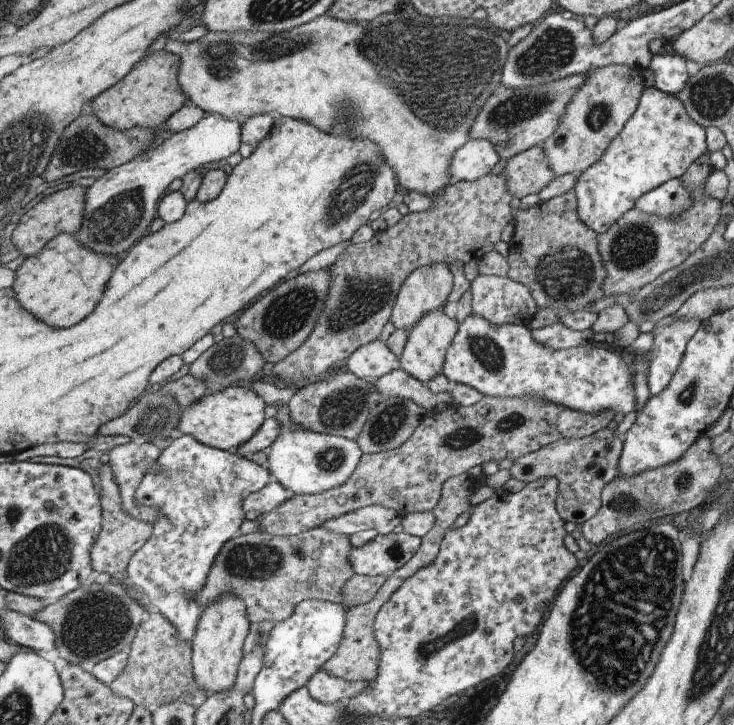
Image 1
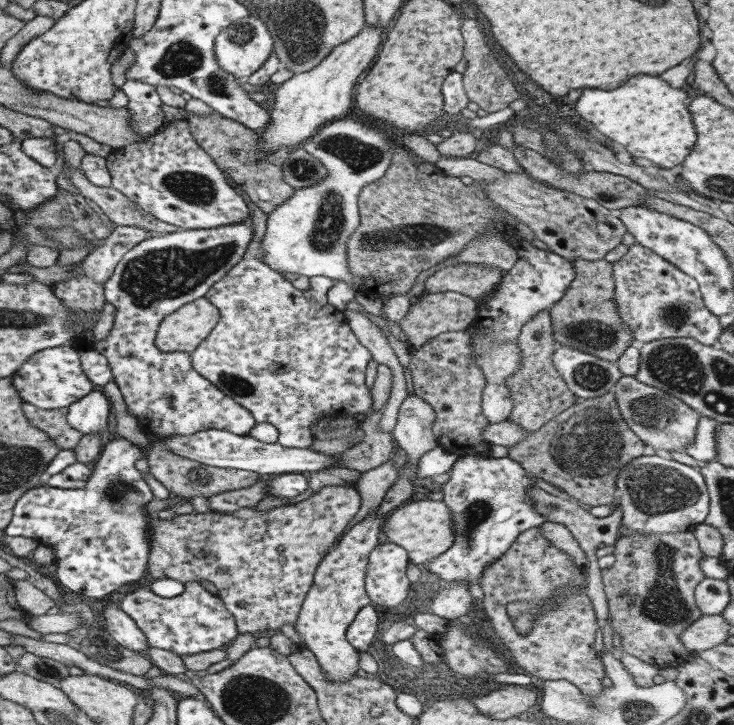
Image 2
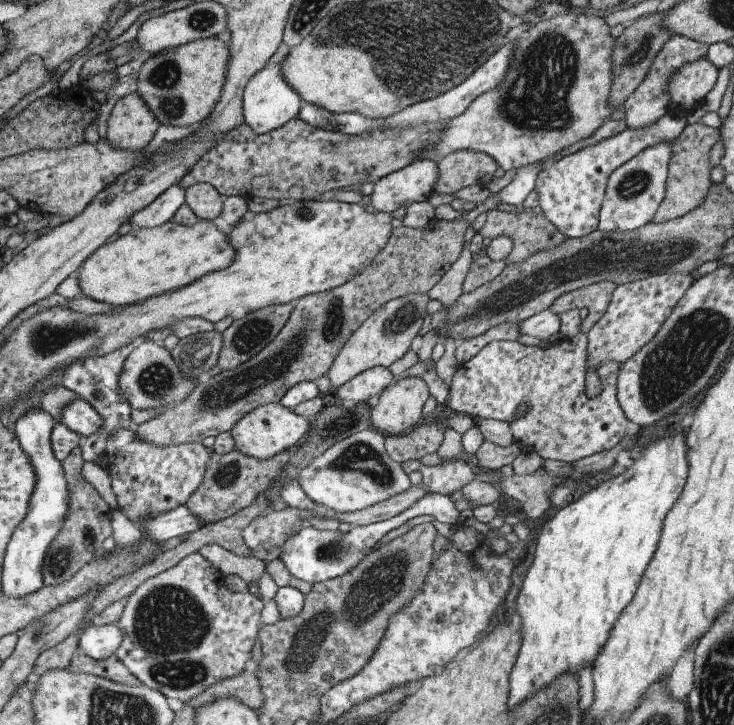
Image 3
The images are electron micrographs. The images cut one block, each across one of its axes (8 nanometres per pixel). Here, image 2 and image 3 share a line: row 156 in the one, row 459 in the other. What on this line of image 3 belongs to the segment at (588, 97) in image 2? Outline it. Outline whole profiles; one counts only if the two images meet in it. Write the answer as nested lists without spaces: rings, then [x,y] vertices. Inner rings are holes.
[[[669,430],[665,438],[649,444],[649,446],[642,447],[641,458],[633,460],[633,463],[628,467],[622,468],[617,476],[599,484],[595,489],[589,490],[589,492],[582,495],[577,501],[562,507],[539,530],[539,537],[537,538],[537,542],[535,542],[533,561],[525,574],[520,591],[515,598],[517,602],[515,608],[517,608],[517,616],[519,616],[519,624],[521,624],[519,626],[521,646],[519,646],[519,654],[517,654],[517,660],[513,664],[513,670],[509,674],[509,708],[515,708],[517,704],[521,704],[529,696],[533,696],[537,690],[541,690],[543,686],[547,686],[549,682],[553,682],[559,674],[567,674],[567,672],[569,672],[569,675],[576,674],[585,664],[589,664],[591,660],[593,661],[598,655],[597,652],[601,650],[601,646],[605,644],[605,640],[609,636],[609,630],[613,628],[613,622],[617,620],[619,612],[629,604],[631,596],[635,594],[635,588],[637,588],[637,584],[641,580],[641,574],[643,574],[645,566],[649,564],[649,560],[651,560],[651,556],[655,552],[655,546],[657,546],[657,540],[659,540],[659,534],[661,534],[663,518],[669,512],[669,508],[675,504],[675,500],[677,500],[677,496],[679,496],[681,488],[683,488],[685,476],[687,476],[687,464],[685,464],[686,443],[683,443],[681,434],[677,430],[675,431],[673,434],[673,431]]]

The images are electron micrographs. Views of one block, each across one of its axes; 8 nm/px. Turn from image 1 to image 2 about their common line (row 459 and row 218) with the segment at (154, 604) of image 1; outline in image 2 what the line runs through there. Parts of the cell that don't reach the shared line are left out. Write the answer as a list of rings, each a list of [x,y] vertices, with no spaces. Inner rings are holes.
[[[185,119],[172,121],[163,130],[148,136],[145,142],[135,142],[129,147],[112,149],[104,158],[110,176],[110,186],[131,200],[144,213],[159,221],[177,226],[178,230],[203,230],[248,221],[249,208],[235,193],[211,157],[192,139]]]

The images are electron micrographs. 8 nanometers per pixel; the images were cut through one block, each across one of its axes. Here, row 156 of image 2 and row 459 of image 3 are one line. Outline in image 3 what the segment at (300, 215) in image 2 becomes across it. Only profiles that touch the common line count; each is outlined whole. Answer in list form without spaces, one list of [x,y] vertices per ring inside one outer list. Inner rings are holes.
[[[371,427],[333,443],[300,471],[297,482],[317,505],[334,513],[354,513],[410,489],[399,465],[387,456],[384,435]]]

